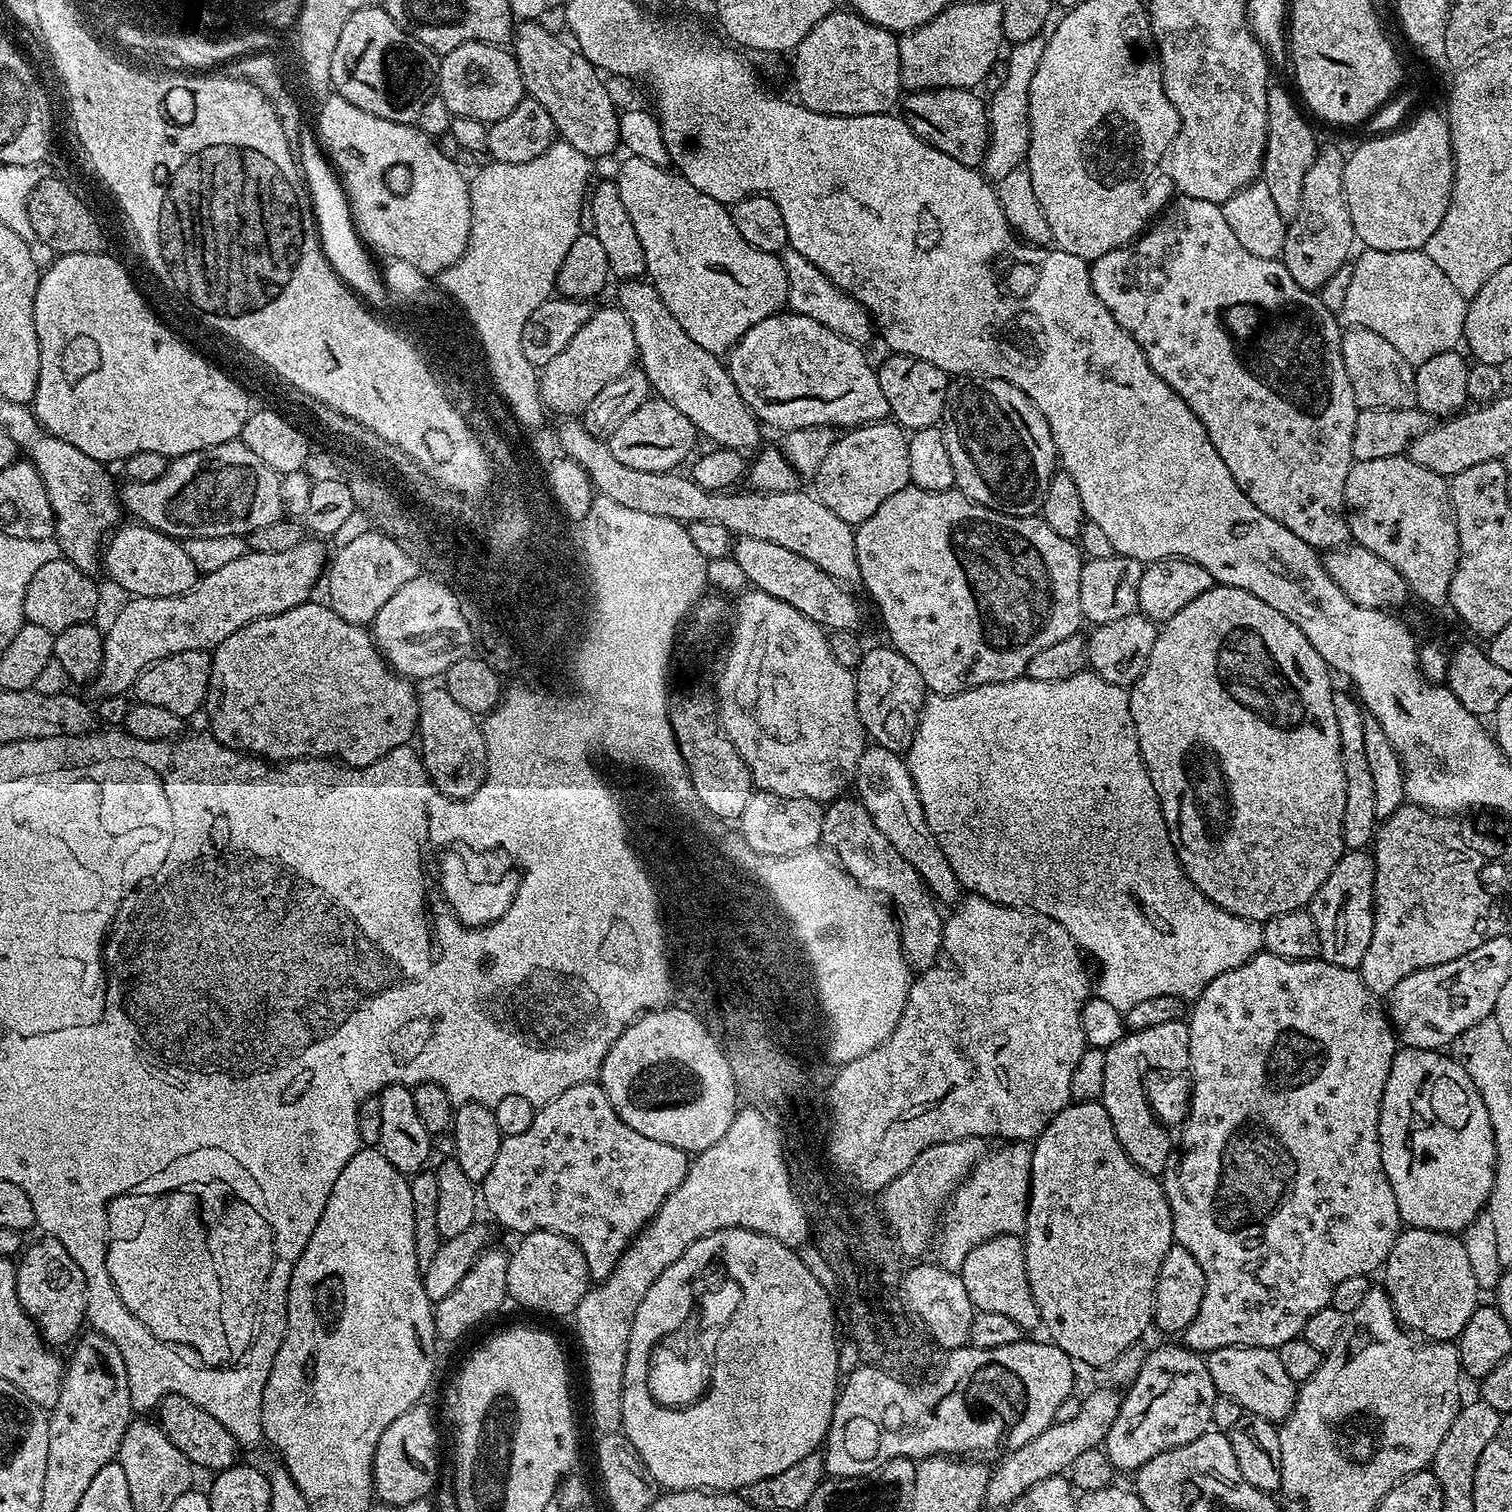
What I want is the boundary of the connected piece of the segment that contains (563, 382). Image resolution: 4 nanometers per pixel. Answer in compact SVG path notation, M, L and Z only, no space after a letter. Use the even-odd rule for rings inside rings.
M611 307L604 308L601 312L600 309L593 311L592 317L586 322L586 326L582 326L582 330L578 330L578 334L574 334L574 338L570 338L570 344L566 346L566 350L562 350L562 354L558 354L558 358L550 358L550 362L539 369L540 399L543 400L545 409L549 413L583 413L587 404L594 402L594 398L598 398L598 394L602 394L602 390L606 390L606 386L610 386L610 382L614 382L614 378L618 378L637 363L638 357L632 323L628 321L626 314L620 311L619 307Z

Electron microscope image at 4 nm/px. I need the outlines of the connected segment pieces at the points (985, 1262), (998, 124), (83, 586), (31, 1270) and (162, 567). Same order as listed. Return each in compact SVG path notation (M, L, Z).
M995 1236L974 1246L974 1250L966 1254L958 1273L976 1312L1002 1314L1016 1322L1021 1330L1041 1327L1040 1311L1028 1281L1024 1241L1020 1236Z
M1043 35L1034 38L1026 38L1026 42L1018 42L1011 45L1010 51L1007 53L1006 63L1006 82L999 87L998 92L990 96L986 107L988 110L988 139L990 141L988 152L984 155L982 172L989 181L999 182L1006 178L1008 174L1015 168L1021 167L1025 163L1028 155L1028 143L1030 142L1030 126L1028 125L1028 107L1030 106L1030 82L1034 78L1034 74L1038 70L1038 61L1042 59L1042 50L1044 49L1045 37Z
M63 558L45 564L37 563L24 595L25 621L42 626L54 634L75 624L89 623L96 612L96 603L100 600L100 592L92 579L89 573Z
M41 1235L39 1239L29 1248L27 1245L23 1249L16 1264L18 1302L26 1310L28 1317L36 1323L40 1335L49 1345L71 1345L74 1337L81 1331L79 1328L86 1324L90 1281L82 1274L82 1270L78 1270L78 1262L70 1258L70 1253L66 1246L62 1246L62 1242L46 1235Z
M128 522L117 527L107 537L102 548L102 568L108 571L108 576L129 597L180 596L186 590L196 585L198 573L186 554L183 543L172 536L162 534L157 528L148 528L139 522Z

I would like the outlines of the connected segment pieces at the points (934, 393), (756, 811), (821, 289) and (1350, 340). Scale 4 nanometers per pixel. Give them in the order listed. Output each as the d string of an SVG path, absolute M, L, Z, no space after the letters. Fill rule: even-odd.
M888 354L888 357L878 364L876 377L882 386L882 394L886 394L891 419L901 428L934 428L943 421L946 390L950 383L949 373L938 370L938 366L930 362L922 362L922 358Z
M753 791L750 802L746 802L746 810L742 810L738 821L738 836L748 837L753 848L761 852L777 852L781 854L796 851L806 844L814 844L816 834L822 832L822 818L825 805L819 800L810 798L790 798L773 792Z
M788 247L781 253L783 268L788 280L787 307L803 317L812 318L832 333L846 338L861 346L874 338L874 322L867 311L851 295L842 291L828 276L822 274L816 266L802 254Z
M1349 327L1341 335L1340 349L1357 409L1416 407L1415 367L1392 343L1370 329Z

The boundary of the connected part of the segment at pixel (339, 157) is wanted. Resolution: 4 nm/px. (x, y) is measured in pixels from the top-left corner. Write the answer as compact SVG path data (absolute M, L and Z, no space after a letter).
M335 94L329 95L328 99L319 105L319 108L320 117L316 120L315 135L318 137L318 143L344 189L344 194L348 198L348 206L352 210L352 222L356 225L356 231L360 233L360 239L364 241L365 245L373 253L379 254L381 252L384 258L392 257L410 262L418 270L427 274L439 274L450 267L451 264L457 264L460 256L466 250L468 235L472 229L472 203L468 197L470 184L465 173L461 172L460 165L454 160L447 160L438 150L435 139L422 134L413 125L390 122L386 118L366 114L366 110L358 110L358 106L350 106L350 102L346 102L346 98Z

